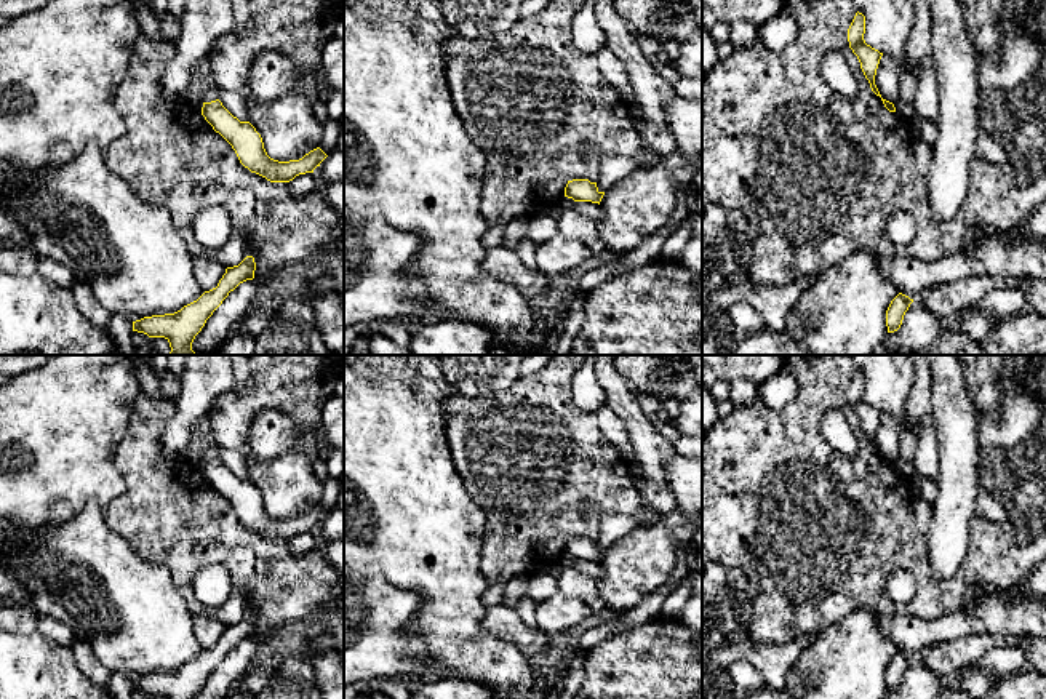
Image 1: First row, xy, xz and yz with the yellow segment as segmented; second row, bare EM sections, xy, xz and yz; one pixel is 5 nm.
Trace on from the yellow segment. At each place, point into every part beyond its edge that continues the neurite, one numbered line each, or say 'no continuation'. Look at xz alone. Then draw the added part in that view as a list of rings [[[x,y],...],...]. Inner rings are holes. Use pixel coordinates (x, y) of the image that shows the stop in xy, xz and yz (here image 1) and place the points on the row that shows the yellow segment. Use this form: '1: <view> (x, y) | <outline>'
no continuation

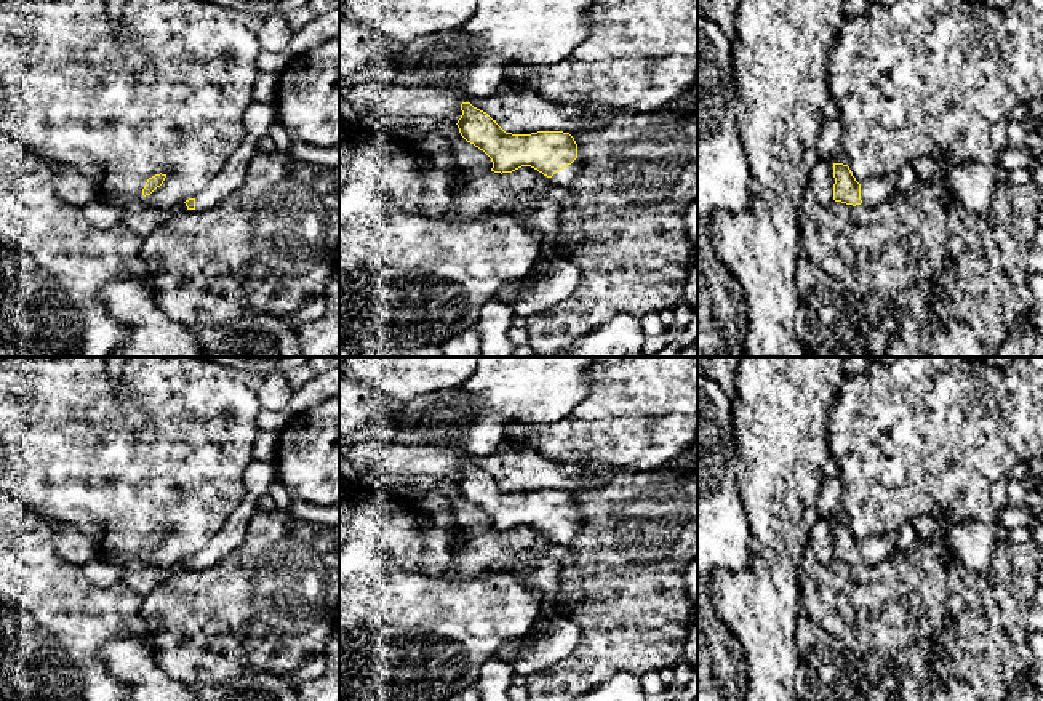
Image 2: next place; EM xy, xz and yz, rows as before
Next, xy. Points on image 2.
1: xy (259, 117) | [[[253,101],[245,112],[245,130],[240,146],[218,176],[195,197],[195,210],[206,210],[235,192],[245,179],[246,166],[258,150],[258,141],[269,134],[277,120],[277,107],[269,101]]]

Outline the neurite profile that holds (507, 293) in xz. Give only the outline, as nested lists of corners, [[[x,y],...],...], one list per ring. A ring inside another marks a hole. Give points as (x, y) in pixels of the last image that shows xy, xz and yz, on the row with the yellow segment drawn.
[[[531,272],[526,278],[520,282],[507,283],[496,293],[494,299],[510,306],[523,290],[533,285],[534,280],[536,274]]]

